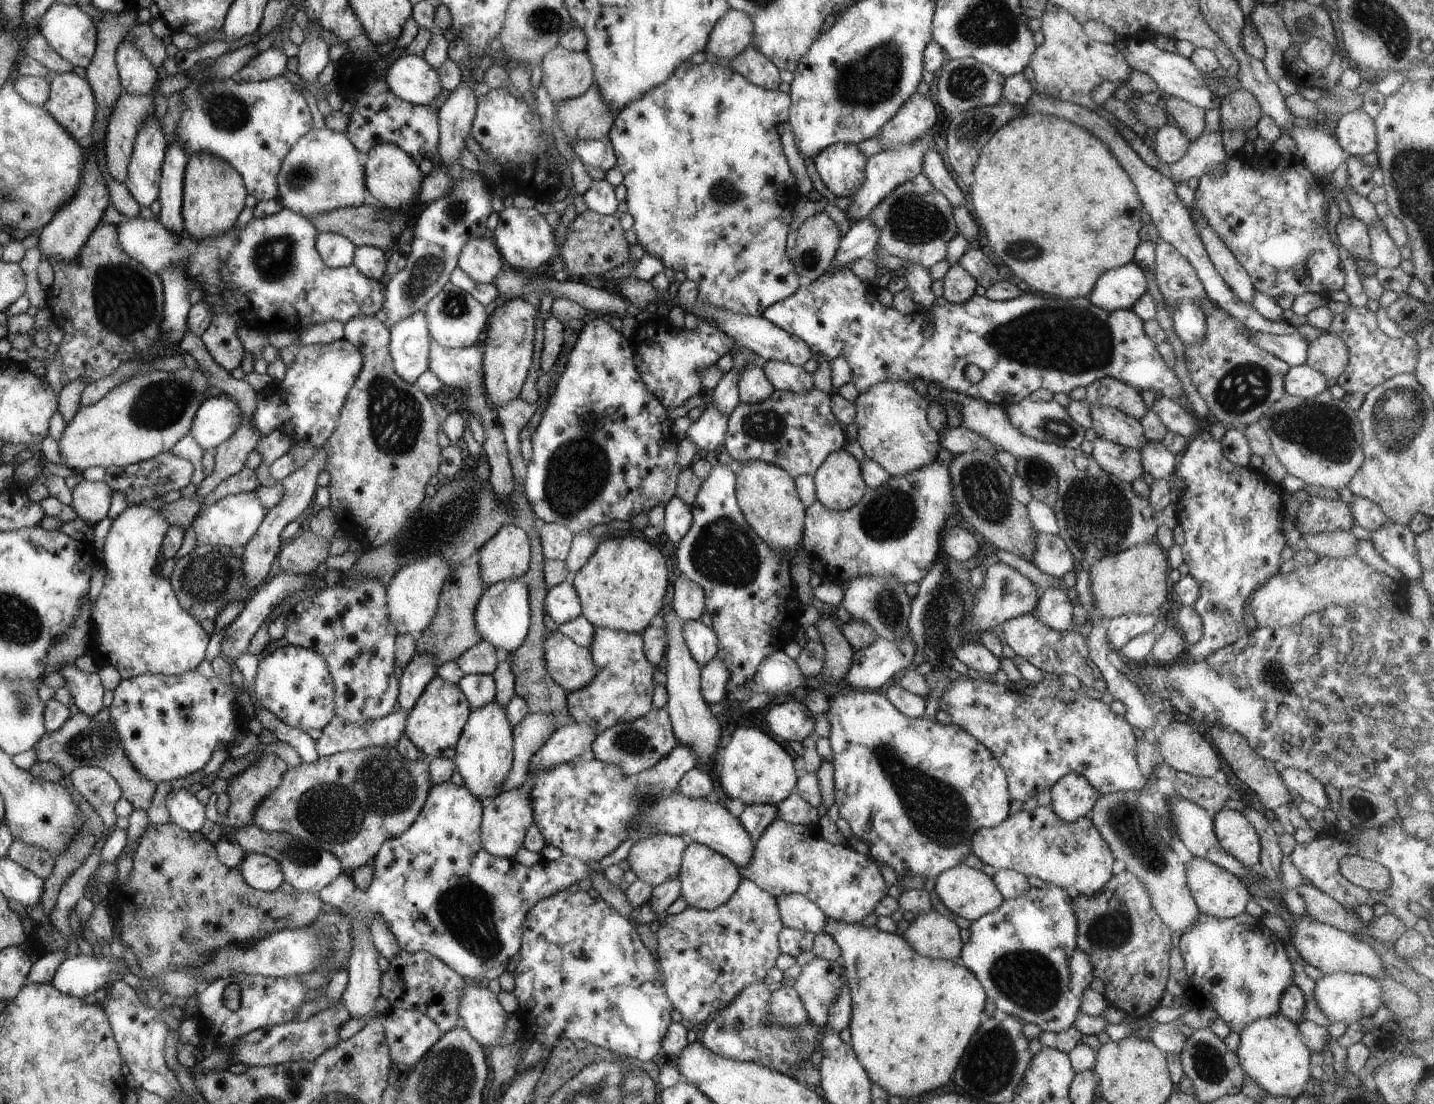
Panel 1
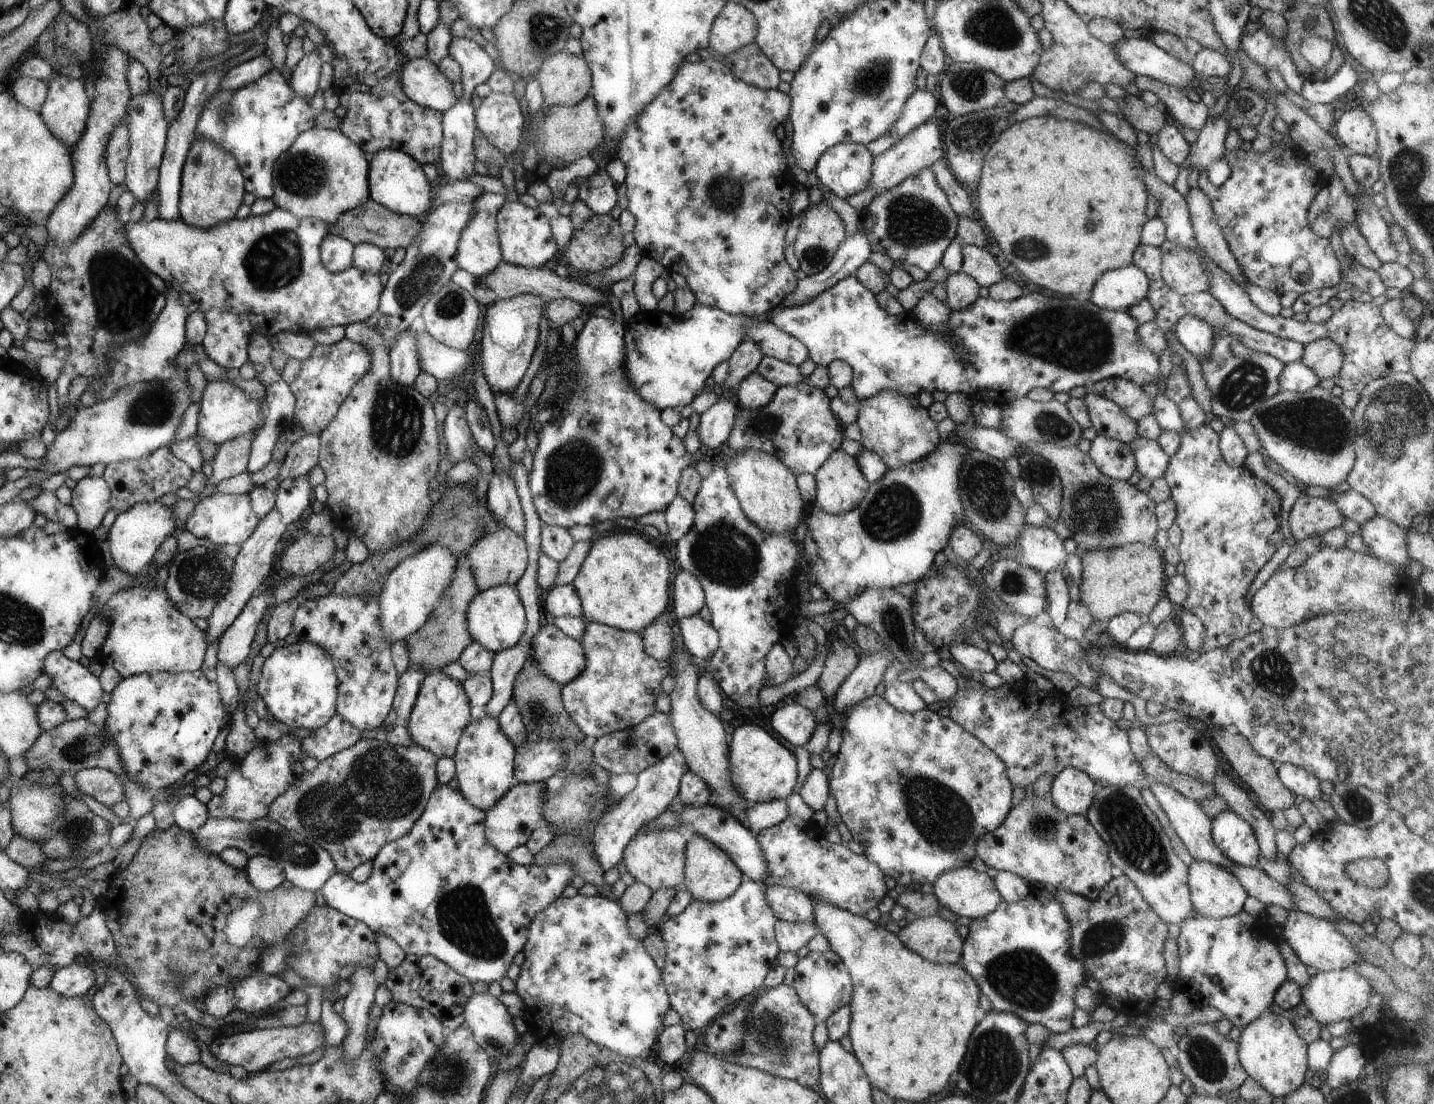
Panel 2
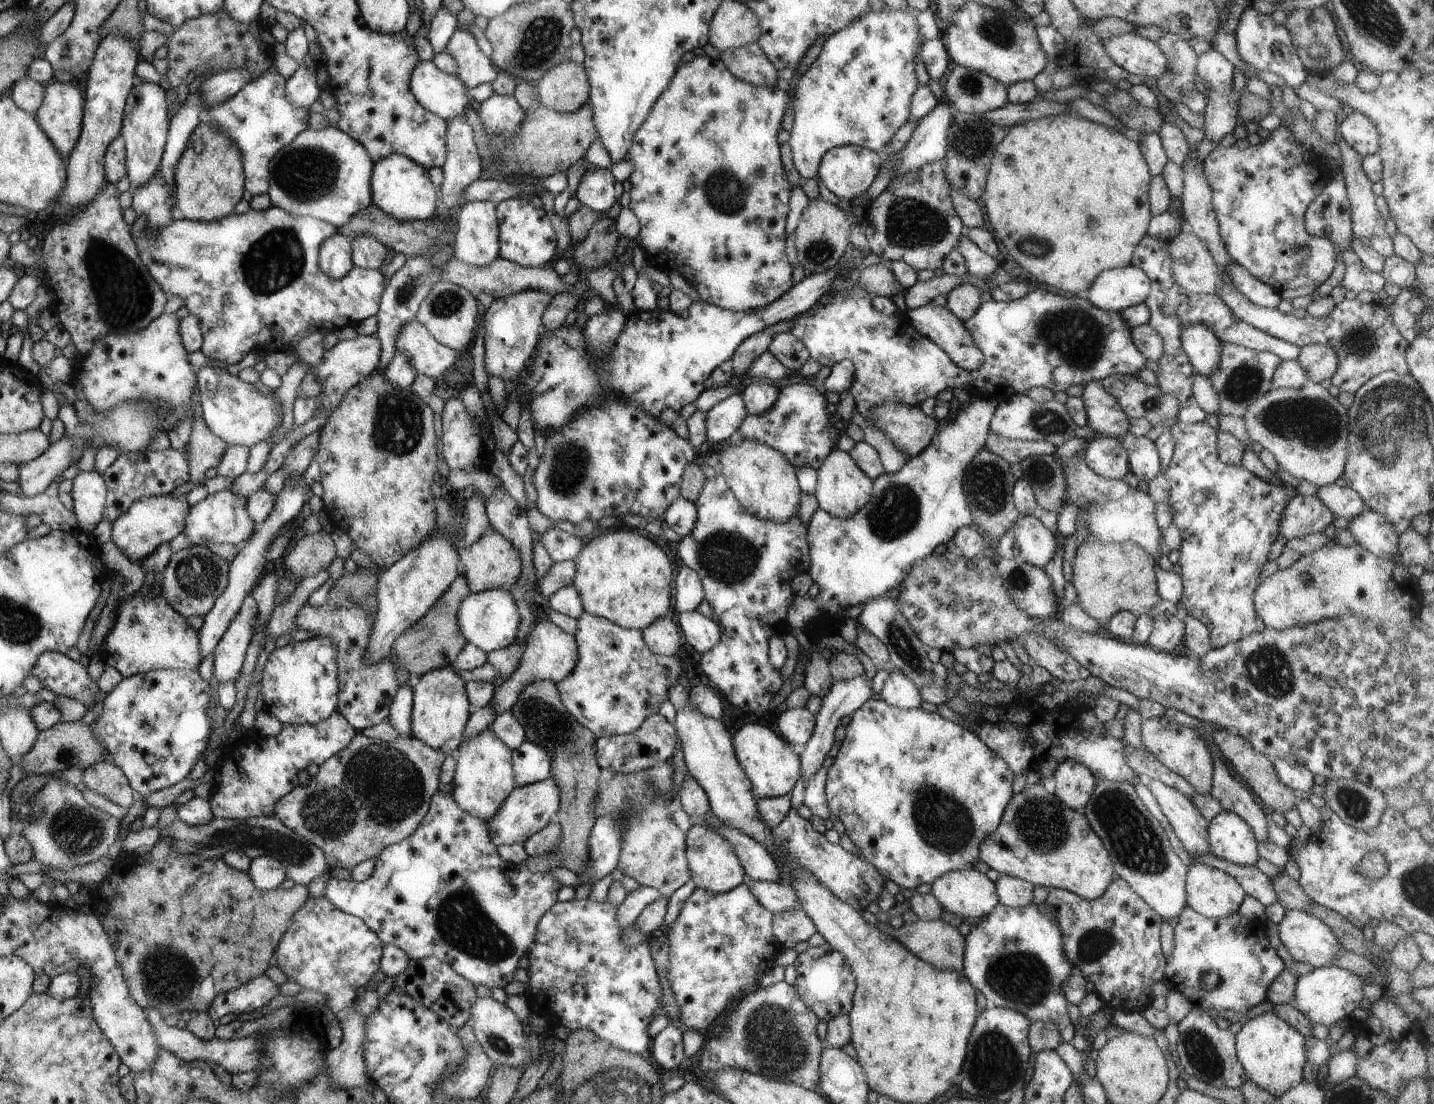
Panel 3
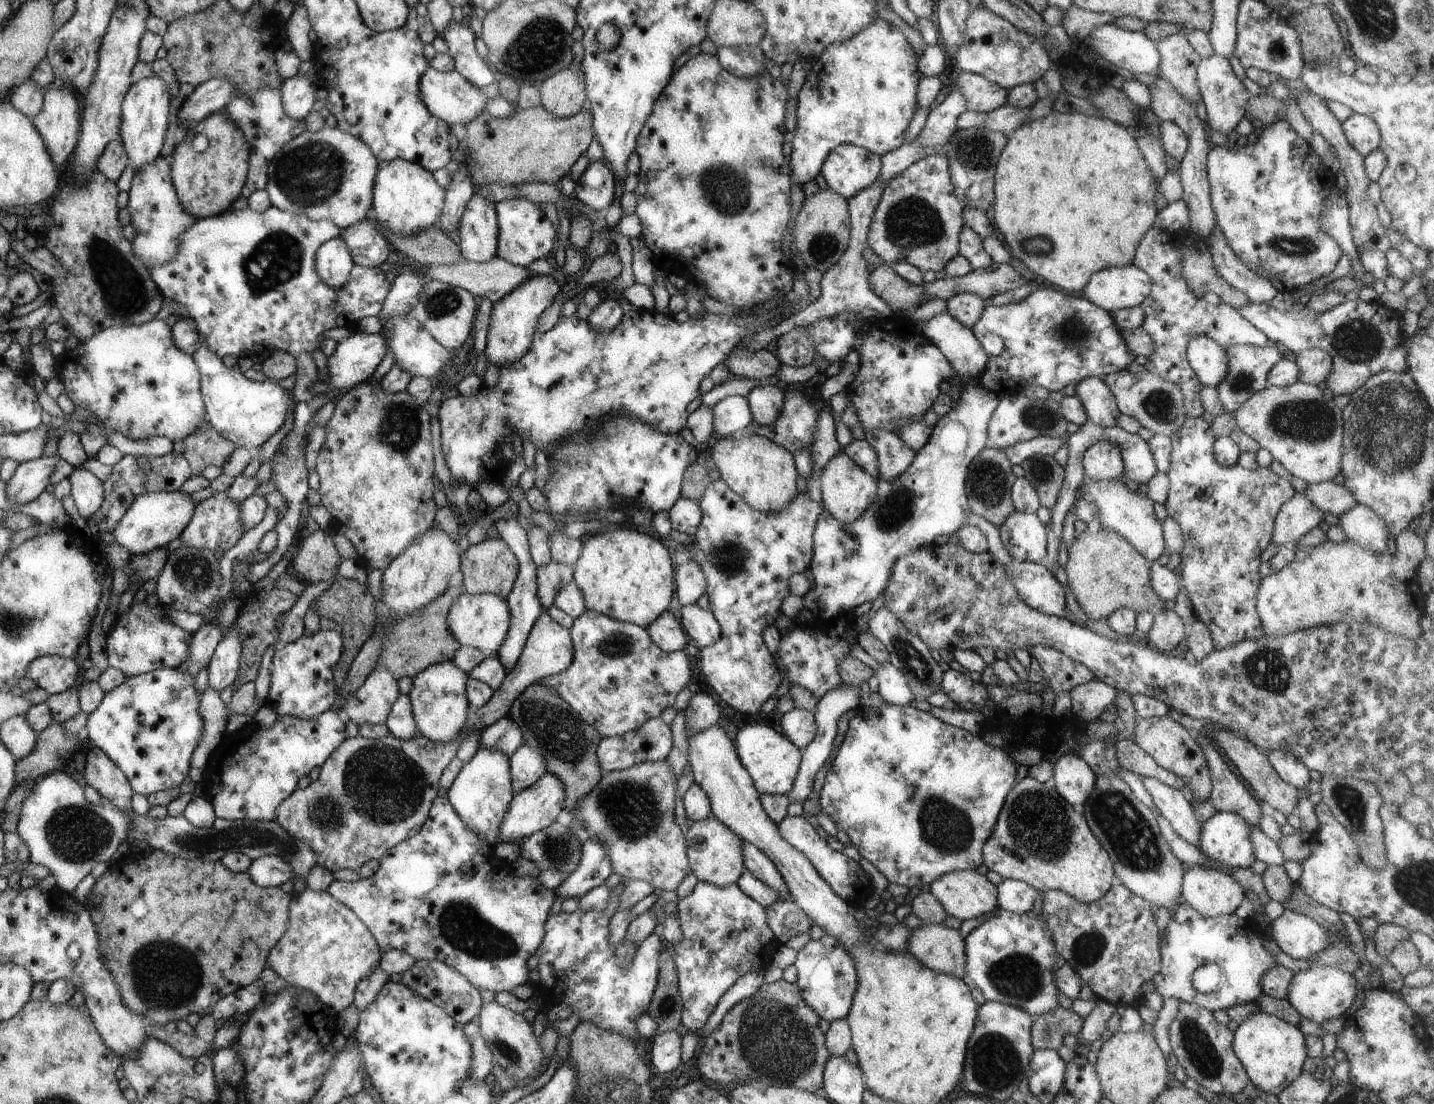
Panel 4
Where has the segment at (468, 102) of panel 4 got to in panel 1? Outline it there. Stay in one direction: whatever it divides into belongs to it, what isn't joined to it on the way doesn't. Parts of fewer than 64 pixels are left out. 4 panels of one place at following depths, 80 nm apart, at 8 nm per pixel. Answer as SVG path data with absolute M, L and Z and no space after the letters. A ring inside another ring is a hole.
M416 55L397 58L385 78L398 98L413 105L430 105L443 90L437 69Z

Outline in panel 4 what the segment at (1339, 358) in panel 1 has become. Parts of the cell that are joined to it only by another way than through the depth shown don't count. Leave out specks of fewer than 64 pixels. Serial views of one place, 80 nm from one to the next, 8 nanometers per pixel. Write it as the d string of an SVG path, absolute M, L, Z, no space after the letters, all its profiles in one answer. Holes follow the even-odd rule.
M1321 348L1306 349L1296 354L1295 363L1299 368L1299 380L1307 385L1322 386L1330 374L1333 358Z

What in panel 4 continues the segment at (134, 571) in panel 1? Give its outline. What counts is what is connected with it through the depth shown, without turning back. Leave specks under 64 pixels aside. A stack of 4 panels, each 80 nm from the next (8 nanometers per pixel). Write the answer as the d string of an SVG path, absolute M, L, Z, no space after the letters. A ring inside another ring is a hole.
M180 490L158 491L137 496L113 532L116 543L134 556L150 553L154 549L166 549L172 540L182 538L183 530L196 514L196 506L190 495ZM160 603L154 608L132 604L116 624L112 634L107 635L105 651L109 666L124 673L126 677L180 666L191 653L193 635L172 624L165 616L167 610Z

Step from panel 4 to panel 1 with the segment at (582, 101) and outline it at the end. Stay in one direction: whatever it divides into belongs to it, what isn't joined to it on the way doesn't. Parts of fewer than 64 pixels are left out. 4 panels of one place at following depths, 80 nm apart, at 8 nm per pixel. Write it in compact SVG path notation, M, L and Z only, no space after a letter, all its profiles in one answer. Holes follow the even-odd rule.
M560 44L541 62L541 85L553 102L582 96L595 84L594 66L586 51L571 51Z

